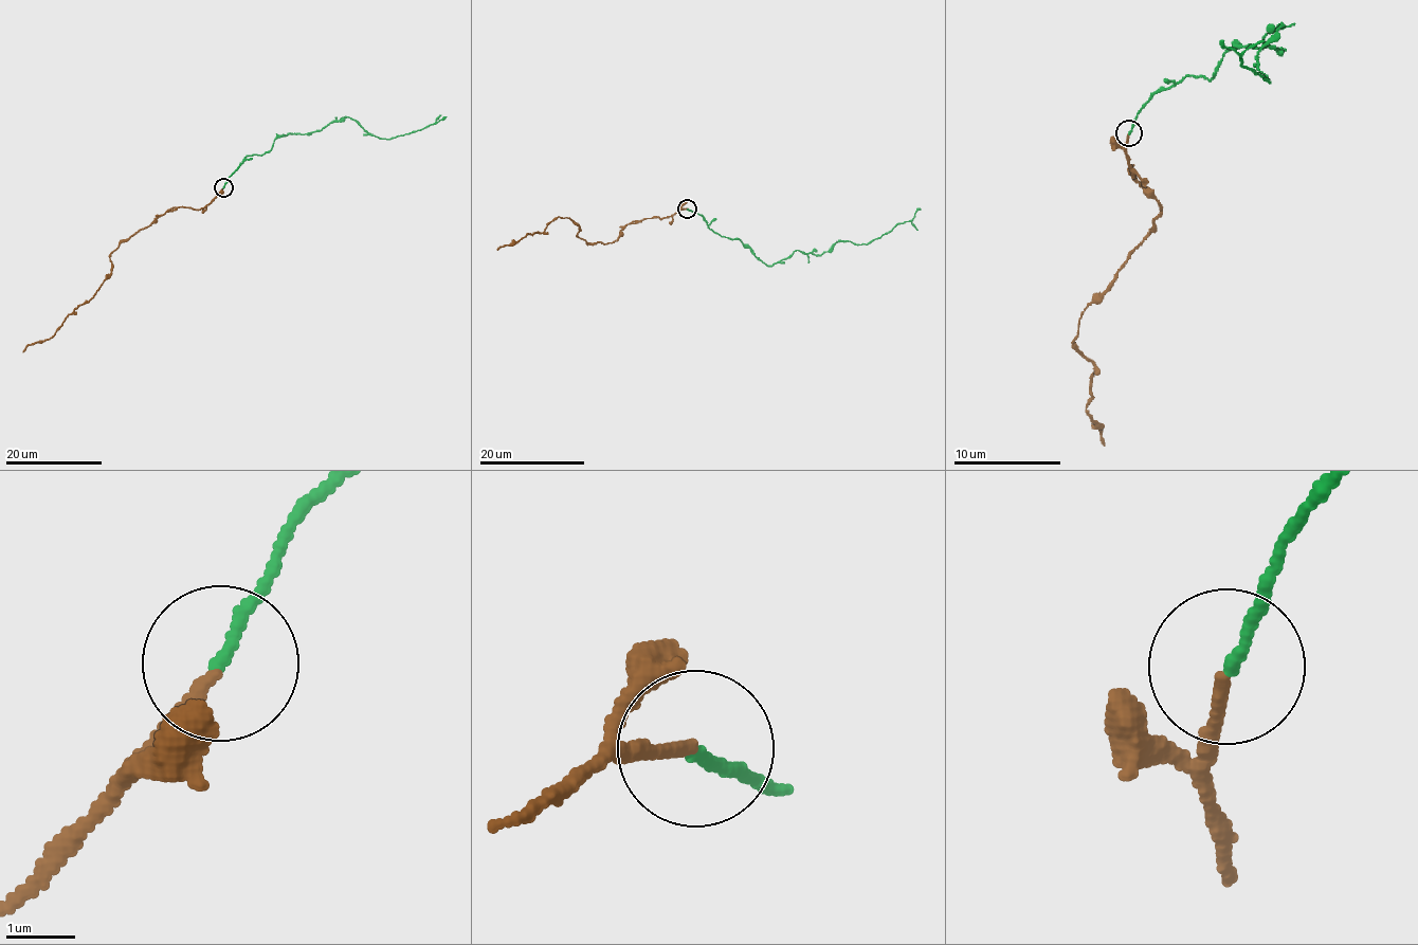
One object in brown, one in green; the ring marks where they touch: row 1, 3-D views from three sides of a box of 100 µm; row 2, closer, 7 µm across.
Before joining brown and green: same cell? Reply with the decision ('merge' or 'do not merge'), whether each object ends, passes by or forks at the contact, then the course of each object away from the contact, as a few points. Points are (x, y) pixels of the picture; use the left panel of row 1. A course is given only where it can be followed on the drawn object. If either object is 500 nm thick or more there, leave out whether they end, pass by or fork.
merge | brown ends | green ends | brown via (223, 188), (198, 210), (169, 209), (122, 242), (110, 258), (112, 271), (90, 300), (54, 334), (23, 351) | green via (223, 186), (247, 157), (267, 152), (276, 138), (317, 131), (349, 116), (379, 138), (391, 139), (446, 116)

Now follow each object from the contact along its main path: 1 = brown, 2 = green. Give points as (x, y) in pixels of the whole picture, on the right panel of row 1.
1: (1129, 134), (1131, 178), (1158, 214), (1084, 310), (1072, 341), (1095, 368), (1087, 412), (1105, 444)
2: (1129, 132), (1232, 47), (1279, 52), (1262, 39), (1282, 24), (1257, 55), (1270, 83), (1220, 40)

